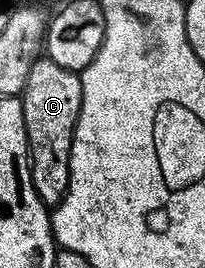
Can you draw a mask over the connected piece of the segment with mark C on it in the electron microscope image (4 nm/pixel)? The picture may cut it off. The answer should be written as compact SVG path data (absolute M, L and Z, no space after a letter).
M49 57L37 59L30 69L30 77L26 77L20 104L28 138L32 184L45 207L54 209L63 201L70 181L70 149L82 105L79 74L62 68Z

